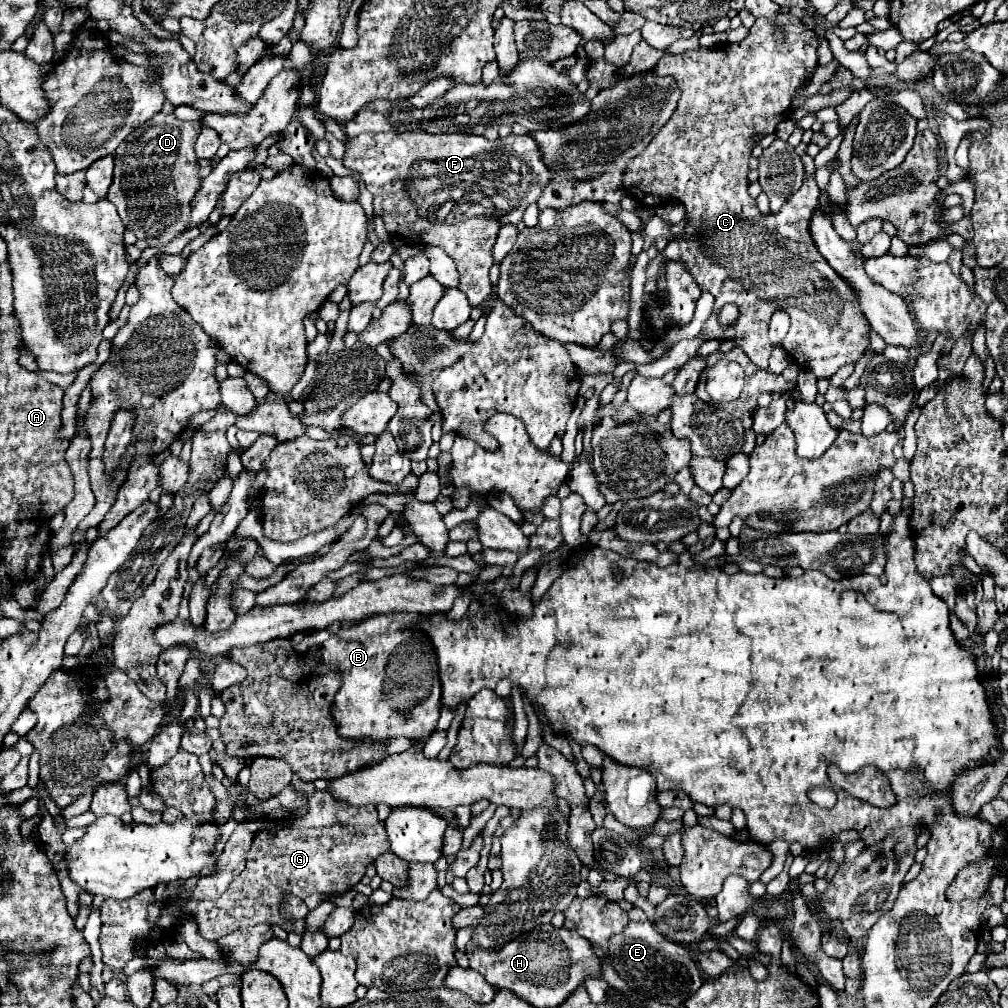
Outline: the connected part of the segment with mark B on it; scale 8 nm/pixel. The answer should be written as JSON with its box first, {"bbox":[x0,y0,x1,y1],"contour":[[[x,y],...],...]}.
{"bbox":[321,612,441,742],"contour":[[[405,612],[373,616],[325,640],[321,662],[329,672],[339,672],[343,680],[331,708],[341,738],[377,742],[405,736],[415,742],[429,738],[437,730],[441,682],[431,642],[419,630],[409,628],[419,618]]]}

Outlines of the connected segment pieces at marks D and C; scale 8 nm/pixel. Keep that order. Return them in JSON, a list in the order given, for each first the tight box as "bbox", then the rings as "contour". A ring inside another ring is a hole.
[{"bbox":[107,112,201,246],"contour":[[[159,112],[145,122],[145,126],[133,130],[133,134],[129,134],[129,138],[125,138],[115,150],[115,176],[107,192],[107,200],[115,204],[127,230],[131,230],[139,240],[145,240],[147,246],[163,246],[185,232],[185,222],[189,222],[189,202],[201,182],[197,156],[193,152],[199,132],[199,122],[181,122],[175,118],[175,114]],[[157,174],[163,176],[161,184],[157,184]]]},{"bbox":[623,14,869,378],"contour":[[[779,14],[775,18],[757,18],[757,22],[751,26],[749,30],[749,36],[737,44],[721,44],[721,46],[713,46],[713,48],[697,48],[697,50],[689,50],[689,52],[683,52],[683,54],[665,54],[657,66],[655,66],[655,74],[657,76],[671,76],[675,78],[675,82],[679,84],[681,88],[681,98],[679,98],[679,104],[677,104],[677,110],[673,112],[673,116],[667,120],[667,124],[659,130],[659,134],[649,142],[649,146],[639,154],[635,156],[625,172],[623,172],[623,188],[627,190],[629,196],[633,196],[635,200],[639,200],[641,204],[645,206],[659,206],[661,202],[669,202],[669,200],[677,200],[685,206],[685,218],[687,218],[687,226],[685,230],[677,236],[677,238],[671,238],[667,248],[661,252],[663,260],[665,262],[681,262],[685,264],[685,268],[691,272],[693,280],[697,282],[697,286],[705,292],[711,292],[715,296],[715,306],[713,306],[713,314],[709,316],[709,320],[705,322],[703,330],[699,332],[699,338],[701,340],[735,340],[737,346],[741,346],[745,350],[745,354],[751,358],[751,362],[755,366],[759,366],[761,369],[768,368],[768,359],[774,348],[774,345],[770,342],[768,338],[768,326],[770,318],[773,314],[773,310],[785,310],[789,316],[791,316],[791,328],[789,328],[789,346],[787,346],[787,354],[793,358],[795,364],[811,370],[817,378],[831,378],[843,364],[847,362],[857,362],[867,346],[869,346],[869,340],[867,340],[867,332],[869,332],[869,322],[865,322],[865,318],[861,318],[861,310],[857,310],[857,300],[853,296],[841,296],[837,298],[837,286],[829,284],[829,280],[833,280],[831,276],[823,276],[821,278],[813,278],[813,270],[815,270],[815,244],[813,244],[813,238],[811,238],[811,232],[809,232],[809,222],[813,218],[813,212],[819,208],[819,186],[815,182],[815,176],[805,176],[803,180],[803,186],[783,204],[783,208],[773,214],[761,214],[755,200],[749,196],[747,192],[747,186],[749,186],[749,180],[747,180],[747,172],[749,172],[749,156],[751,156],[751,150],[753,146],[757,144],[759,138],[767,136],[767,134],[773,134],[777,130],[777,124],[779,120],[785,118],[785,114],[789,114],[791,110],[791,98],[795,94],[795,90],[803,84],[803,80],[815,70],[815,62],[817,62],[817,38],[815,38],[815,32],[807,26],[803,26],[799,22],[799,18],[795,18],[793,14]],[[781,32],[783,36],[783,42],[777,42],[775,34]],[[725,302],[735,302],[741,306],[741,316],[737,320],[735,326],[731,328],[721,328],[719,322],[717,322],[717,314],[721,310],[721,306]]]}]

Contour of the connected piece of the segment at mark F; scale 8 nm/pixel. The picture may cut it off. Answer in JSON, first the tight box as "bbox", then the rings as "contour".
{"bbox":[345,130,549,306],"contour":[[[407,130],[407,132],[385,132],[385,134],[359,134],[357,138],[349,138],[347,142],[347,152],[345,152],[345,166],[351,168],[353,172],[359,172],[365,180],[365,188],[373,194],[373,206],[375,206],[375,214],[383,218],[385,222],[385,230],[393,236],[401,236],[409,242],[423,242],[423,244],[431,244],[431,246],[439,246],[447,252],[449,258],[453,258],[457,272],[459,272],[459,284],[457,288],[461,292],[465,292],[465,296],[469,298],[471,306],[479,306],[485,298],[489,298],[489,294],[493,292],[491,282],[489,282],[489,268],[493,266],[493,256],[491,256],[491,248],[497,240],[499,230],[505,224],[519,224],[523,218],[523,212],[529,204],[537,202],[539,194],[541,194],[541,186],[545,186],[545,182],[549,182],[549,170],[547,166],[541,162],[541,152],[537,150],[537,144],[533,142],[533,138],[529,134],[523,136],[507,136],[507,138],[497,138],[497,140],[487,140],[485,136],[477,136],[477,134],[427,134],[427,132],[415,132],[415,130]]]}

